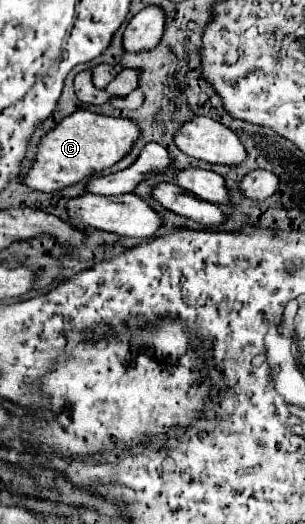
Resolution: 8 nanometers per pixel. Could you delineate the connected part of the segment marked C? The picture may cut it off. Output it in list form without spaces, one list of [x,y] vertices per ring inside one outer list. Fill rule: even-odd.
[[[77,110],[71,116],[63,118],[39,144],[37,160],[31,172],[23,178],[31,190],[39,192],[59,192],[67,186],[73,186],[81,180],[91,178],[95,172],[101,172],[125,158],[135,142],[141,138],[139,124],[129,118],[115,118],[93,114],[89,110]]]

